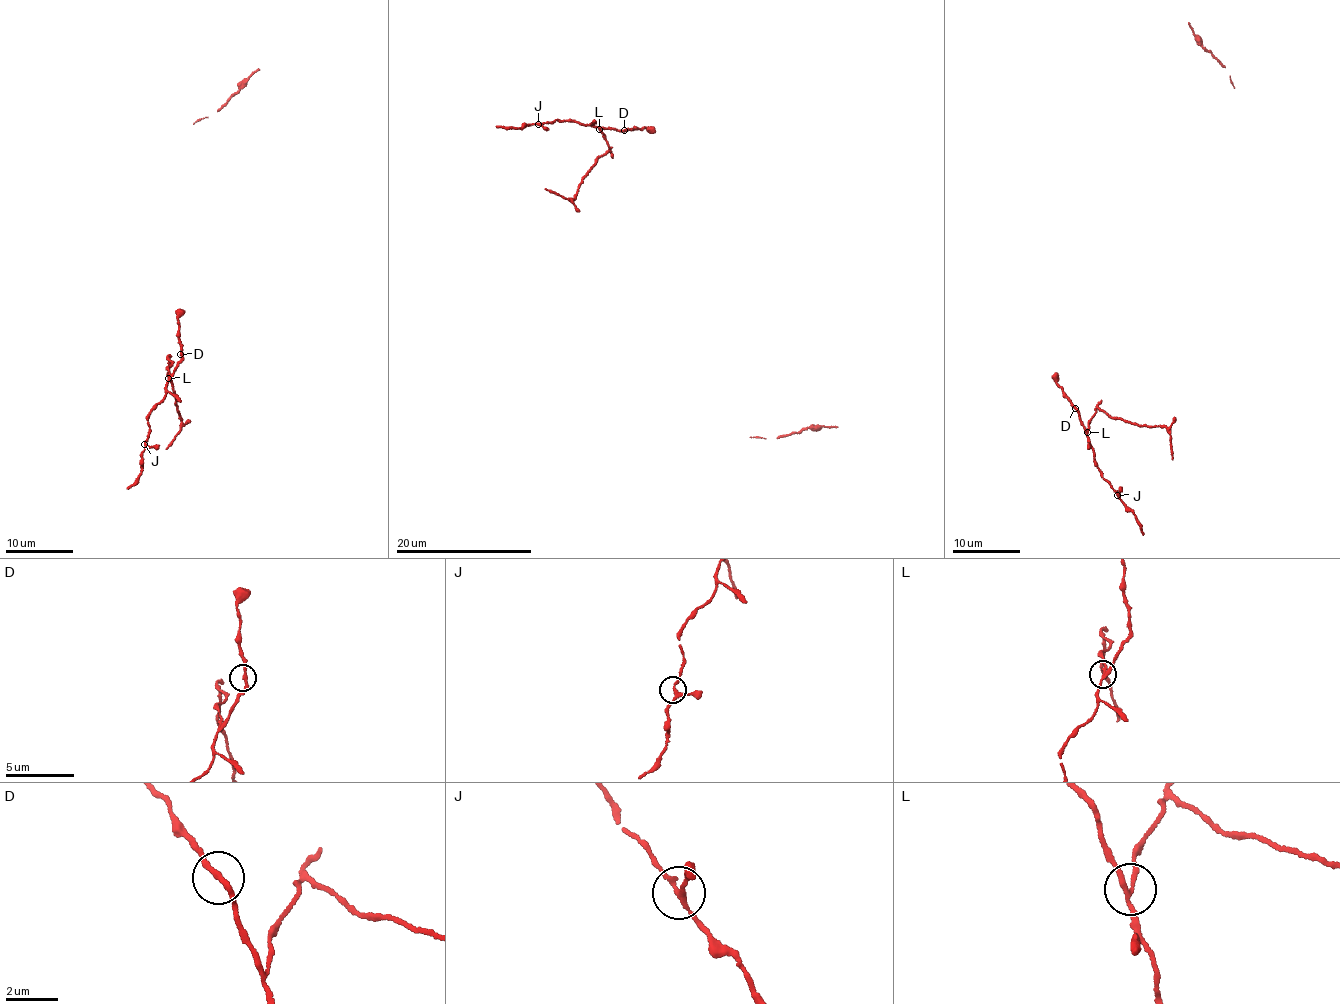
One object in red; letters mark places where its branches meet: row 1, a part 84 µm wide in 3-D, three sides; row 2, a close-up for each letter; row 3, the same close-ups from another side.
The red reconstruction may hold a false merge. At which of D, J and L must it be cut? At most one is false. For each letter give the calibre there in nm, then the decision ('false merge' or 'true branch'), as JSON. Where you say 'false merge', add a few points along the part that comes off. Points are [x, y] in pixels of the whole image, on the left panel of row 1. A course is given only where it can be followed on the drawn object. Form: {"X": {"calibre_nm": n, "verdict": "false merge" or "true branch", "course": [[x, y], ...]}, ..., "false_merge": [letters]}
{"D": {"calibre_nm": 200, "verdict": "true branch"}, "J": {"calibre_nm": 180, "verdict": "true branch"}, "L": {"calibre_nm": 170, "verdict": "false merge", "course": [[168, 378], [169, 361], [168, 376], [173, 383], [181, 421], [180, 431], [166, 448]]}, "false_merge": ["L"]}

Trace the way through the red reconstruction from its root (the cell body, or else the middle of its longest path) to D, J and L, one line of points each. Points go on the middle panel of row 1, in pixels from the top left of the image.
D: (652, 133), (644, 127), (624, 130)
J: (652, 133), (644, 127), (620, 131), (564, 120), (538, 124)
L: (652, 133), (644, 127), (620, 131), (599, 130)

